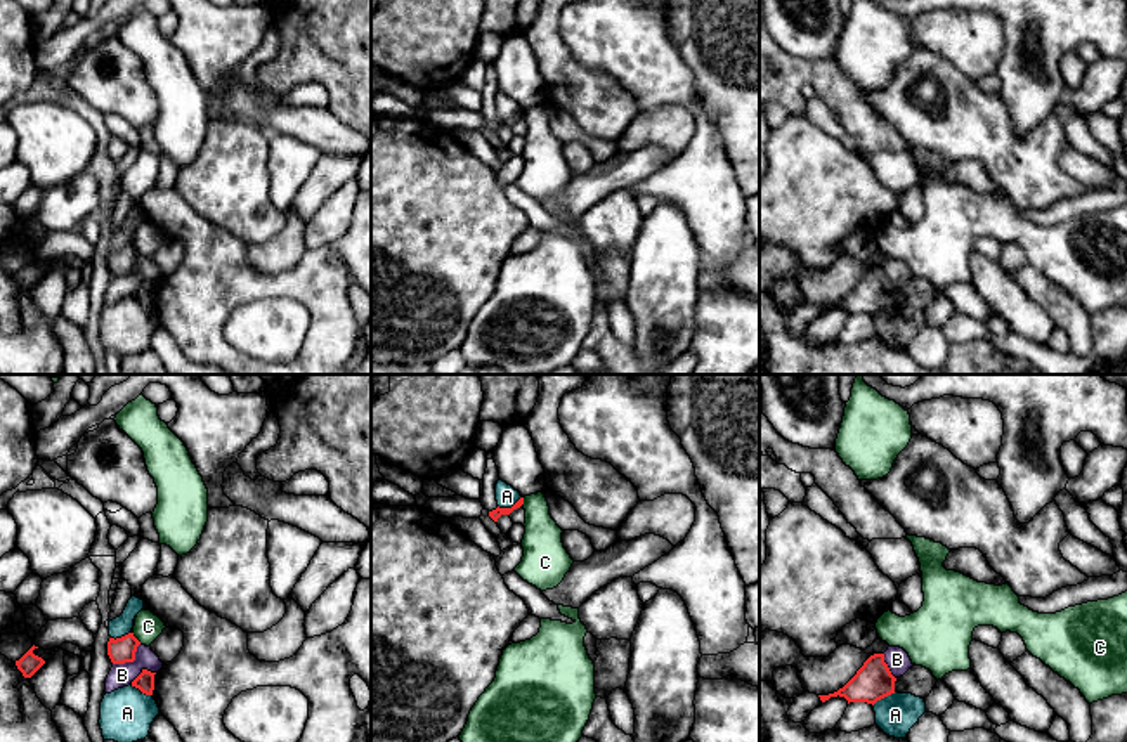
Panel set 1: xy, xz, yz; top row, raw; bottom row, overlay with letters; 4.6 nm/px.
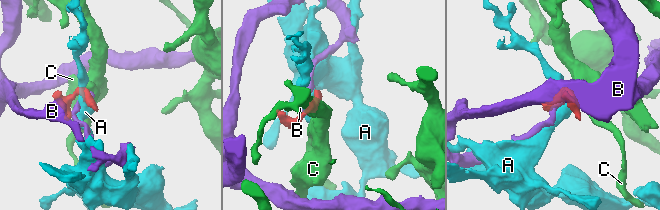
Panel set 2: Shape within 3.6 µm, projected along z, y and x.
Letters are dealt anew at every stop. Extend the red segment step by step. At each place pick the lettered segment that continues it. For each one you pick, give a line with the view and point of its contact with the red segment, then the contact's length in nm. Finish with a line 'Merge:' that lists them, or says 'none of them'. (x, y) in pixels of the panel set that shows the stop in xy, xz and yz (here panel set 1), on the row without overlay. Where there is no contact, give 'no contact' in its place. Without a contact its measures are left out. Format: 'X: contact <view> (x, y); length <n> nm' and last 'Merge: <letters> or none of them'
Merge: none of them

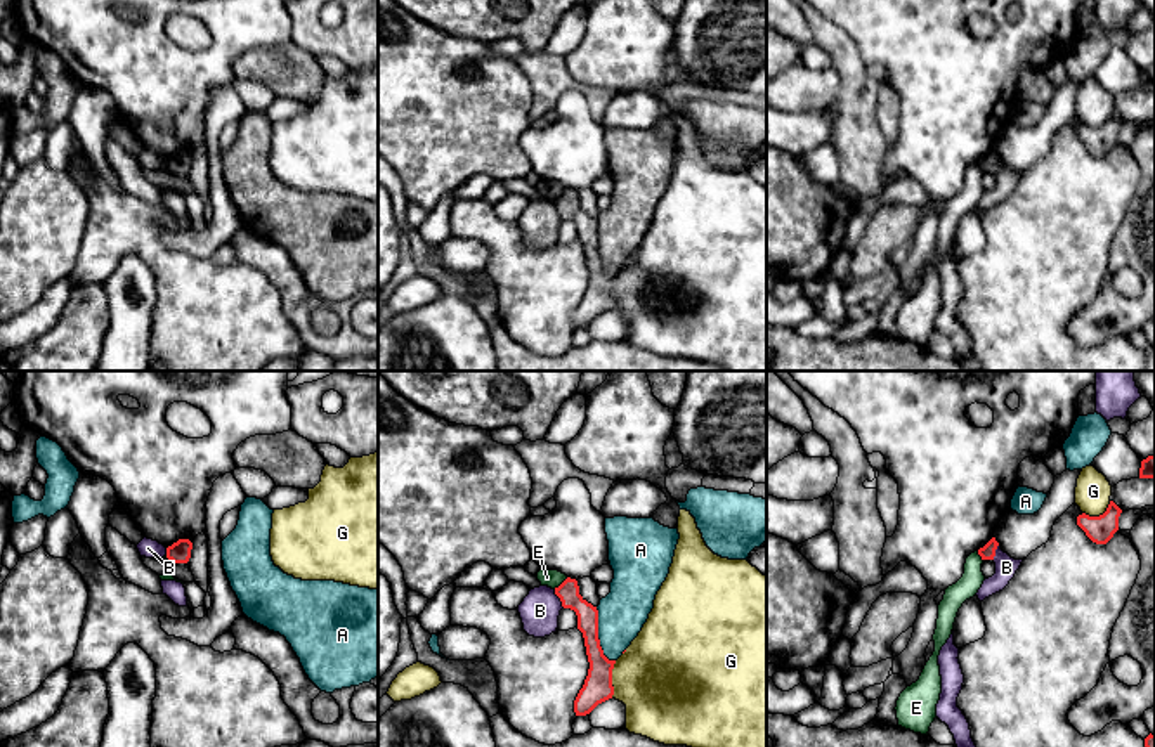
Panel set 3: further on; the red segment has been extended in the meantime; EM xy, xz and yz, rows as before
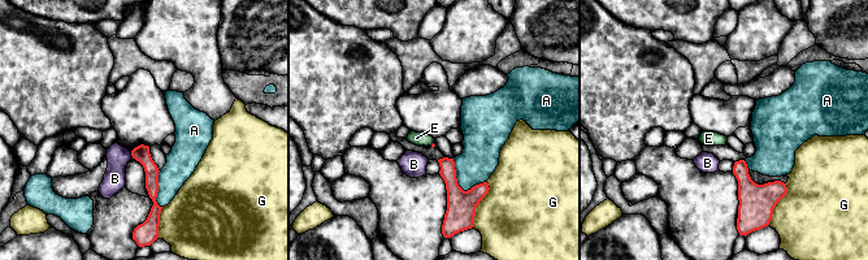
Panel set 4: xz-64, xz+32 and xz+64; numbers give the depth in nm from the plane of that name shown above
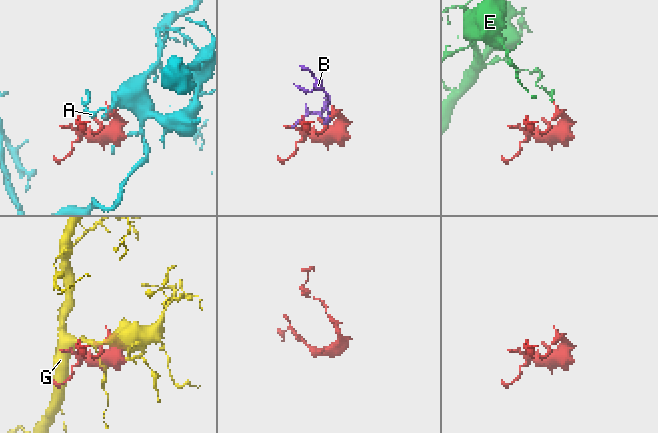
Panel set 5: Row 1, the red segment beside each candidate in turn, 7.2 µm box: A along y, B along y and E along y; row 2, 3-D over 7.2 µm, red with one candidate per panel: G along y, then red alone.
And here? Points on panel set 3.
Merge: none of them

